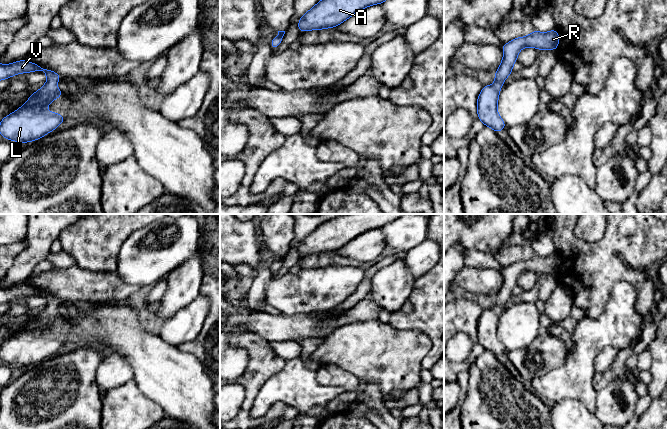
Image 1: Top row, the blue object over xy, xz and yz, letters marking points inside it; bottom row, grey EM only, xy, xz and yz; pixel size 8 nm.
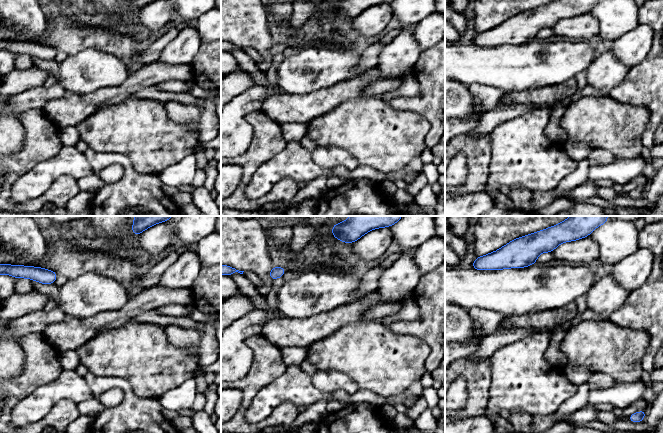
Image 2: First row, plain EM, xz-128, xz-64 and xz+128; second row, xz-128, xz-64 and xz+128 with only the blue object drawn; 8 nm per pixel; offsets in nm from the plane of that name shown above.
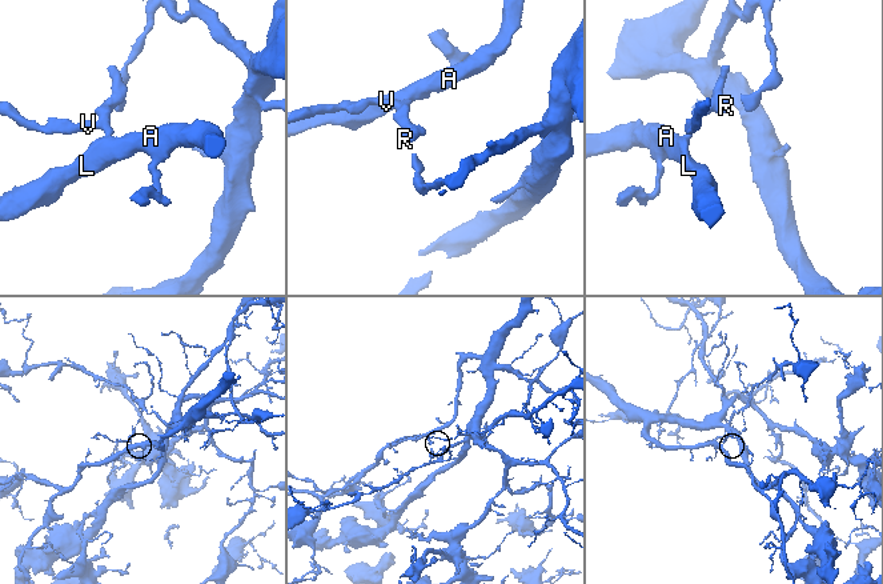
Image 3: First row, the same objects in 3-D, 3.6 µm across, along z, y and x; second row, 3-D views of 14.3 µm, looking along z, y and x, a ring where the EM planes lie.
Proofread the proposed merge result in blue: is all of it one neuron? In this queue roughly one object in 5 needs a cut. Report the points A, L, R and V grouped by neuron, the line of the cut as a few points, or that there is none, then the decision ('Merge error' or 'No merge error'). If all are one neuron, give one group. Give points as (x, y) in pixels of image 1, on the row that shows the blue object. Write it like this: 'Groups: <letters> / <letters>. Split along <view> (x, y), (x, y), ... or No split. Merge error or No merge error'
Groups: A L R V. No split. No merge error

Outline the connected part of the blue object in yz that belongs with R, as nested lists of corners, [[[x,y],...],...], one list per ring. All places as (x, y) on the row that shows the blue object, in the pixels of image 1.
[[[536,29],[526,36],[518,37],[502,46],[504,57],[495,72],[495,83],[483,86],[477,99],[477,114],[480,121],[492,128],[496,133],[505,129],[506,125],[497,112],[498,96],[504,80],[511,74],[512,67],[517,61],[519,51],[524,47],[535,47],[538,50],[557,50],[559,34],[556,29],[547,33],[540,33]]]

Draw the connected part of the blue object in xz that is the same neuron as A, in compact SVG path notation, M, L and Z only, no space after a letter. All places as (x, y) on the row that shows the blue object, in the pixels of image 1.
M320 0L298 22L300 32L337 27L357 11L385 0Z

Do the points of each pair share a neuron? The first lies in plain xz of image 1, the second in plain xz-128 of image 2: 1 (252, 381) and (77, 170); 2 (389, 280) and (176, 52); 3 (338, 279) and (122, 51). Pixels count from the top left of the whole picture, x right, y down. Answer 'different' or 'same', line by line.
1: different
2: same
3: different

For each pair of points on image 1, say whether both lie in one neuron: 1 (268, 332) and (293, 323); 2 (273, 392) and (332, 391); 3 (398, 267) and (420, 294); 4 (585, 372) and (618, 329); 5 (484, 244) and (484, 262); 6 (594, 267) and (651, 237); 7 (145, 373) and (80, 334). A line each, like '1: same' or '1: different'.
1: same
2: same
3: different
4: same
5: different
6: same
7: same

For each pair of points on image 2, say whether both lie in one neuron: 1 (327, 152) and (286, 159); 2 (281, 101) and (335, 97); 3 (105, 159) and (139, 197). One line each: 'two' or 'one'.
1: two
2: one
3: one

